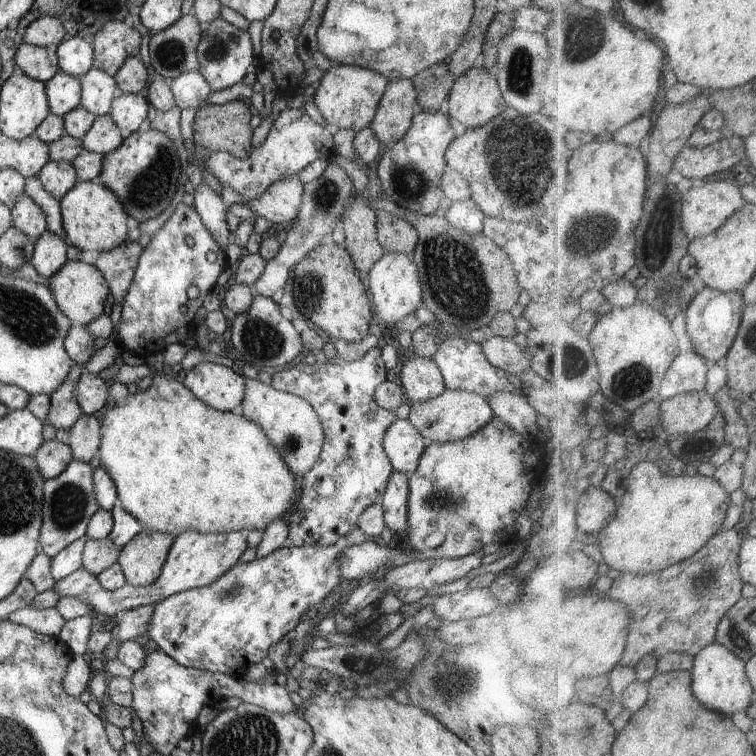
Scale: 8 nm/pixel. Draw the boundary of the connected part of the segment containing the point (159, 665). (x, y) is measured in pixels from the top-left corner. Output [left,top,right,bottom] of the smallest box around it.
[131,650,297,755]

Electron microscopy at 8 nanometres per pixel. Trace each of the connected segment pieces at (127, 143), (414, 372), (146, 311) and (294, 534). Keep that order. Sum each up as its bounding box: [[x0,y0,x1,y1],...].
[[99,129,180,223],[400,356,446,404],[117,202,228,358],[272,347,397,545]]

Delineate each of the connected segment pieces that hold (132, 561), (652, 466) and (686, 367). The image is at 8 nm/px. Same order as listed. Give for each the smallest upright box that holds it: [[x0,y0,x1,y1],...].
[[118,528,175,586],[587,462,732,573],[659,352,709,401]]

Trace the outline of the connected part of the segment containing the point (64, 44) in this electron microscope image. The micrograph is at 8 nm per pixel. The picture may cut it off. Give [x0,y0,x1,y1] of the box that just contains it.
[54,36,93,78]

